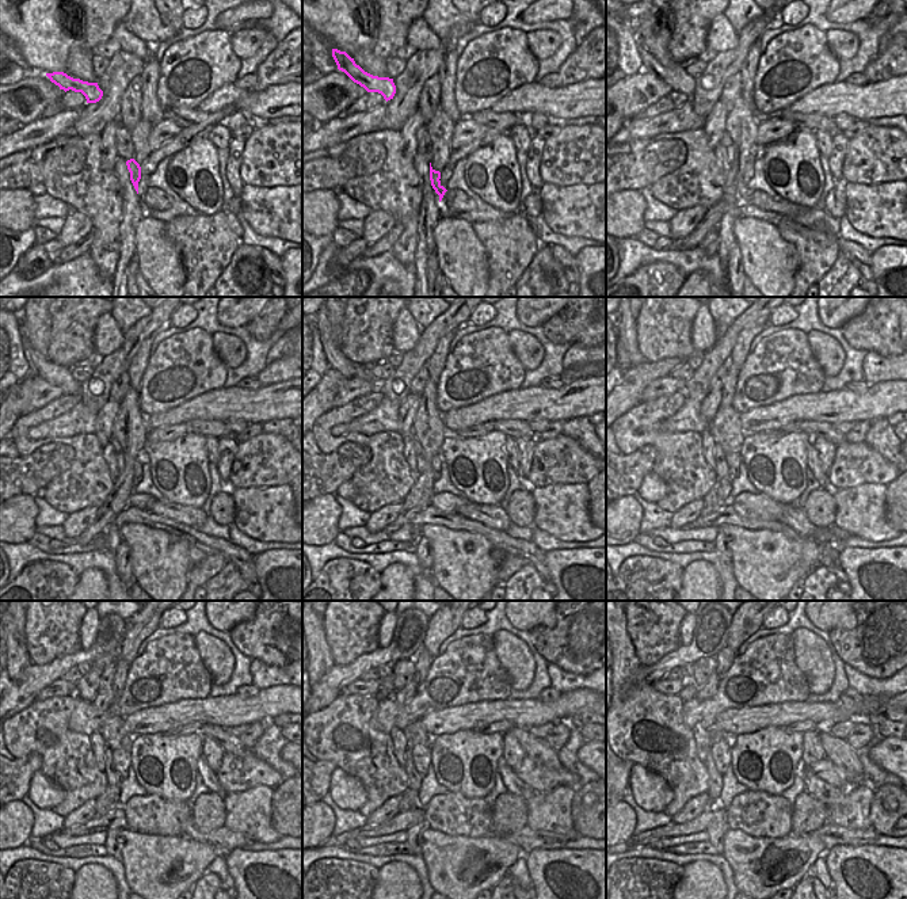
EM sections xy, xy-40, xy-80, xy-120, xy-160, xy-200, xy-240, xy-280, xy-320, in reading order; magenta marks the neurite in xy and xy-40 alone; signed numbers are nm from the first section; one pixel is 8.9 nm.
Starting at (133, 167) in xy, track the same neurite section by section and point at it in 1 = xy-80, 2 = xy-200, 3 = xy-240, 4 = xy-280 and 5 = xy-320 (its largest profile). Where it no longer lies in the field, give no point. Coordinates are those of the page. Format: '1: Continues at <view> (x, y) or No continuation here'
1: Continues at xy-80 (743, 193)
2: Continues at xy-200 (747, 505)
3: Continues at xy-240 (149, 814)
4: Continues at xy-280 (453, 814)
5: Continues at xy-320 (758, 814).

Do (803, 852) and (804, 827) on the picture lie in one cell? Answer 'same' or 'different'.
different

